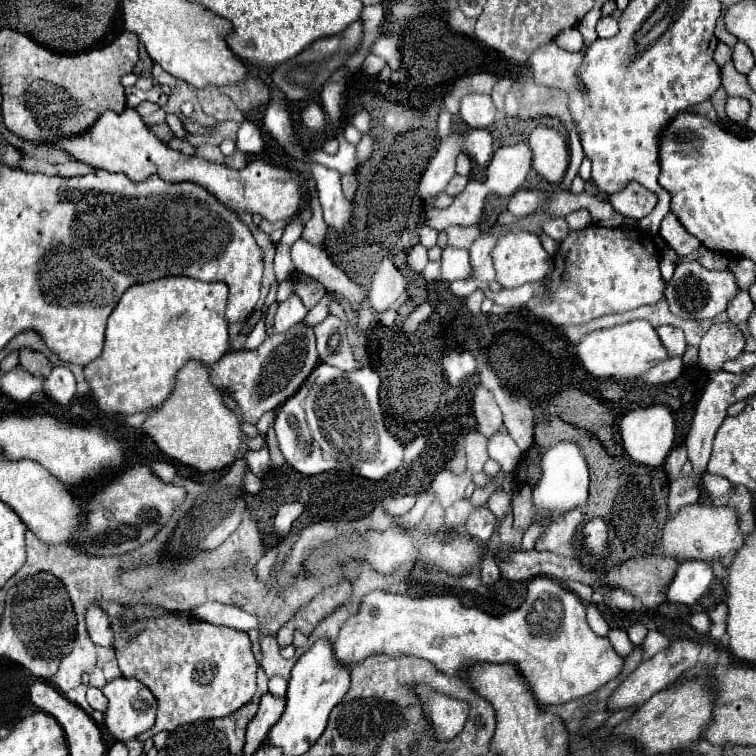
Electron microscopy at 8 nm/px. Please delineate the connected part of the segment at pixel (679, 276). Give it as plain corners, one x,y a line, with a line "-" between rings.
682,262
670,284
666,286
666,300
670,304
670,310
680,318
692,318
692,320
710,320
716,314
726,310
726,304
740,292
740,286
730,270
706,270
698,262

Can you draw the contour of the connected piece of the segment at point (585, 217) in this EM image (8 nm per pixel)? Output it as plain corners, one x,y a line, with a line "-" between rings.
576,210
576,212
566,216
566,222
572,230
578,230
578,228
582,230
582,228
588,228
592,224
592,216
588,210

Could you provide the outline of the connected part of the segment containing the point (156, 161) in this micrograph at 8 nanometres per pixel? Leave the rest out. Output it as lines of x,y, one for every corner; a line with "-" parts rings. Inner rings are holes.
126,108
124,112
104,112
98,122
84,136
62,138
54,142
52,148
66,150
76,160
106,170
106,172
122,172
132,182
142,182
150,176
160,176
164,182
192,182
208,190
222,206
232,212
250,212
260,214
268,222
290,218
300,208
300,184
288,170
266,164
262,160
250,162
242,170
232,170
224,164
208,162
198,156
186,156
178,150
172,150
164,144
142,120
136,108

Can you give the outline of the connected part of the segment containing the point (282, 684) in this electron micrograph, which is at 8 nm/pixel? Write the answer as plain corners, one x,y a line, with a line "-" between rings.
274,676
274,678
270,678
270,682
268,682
270,694
274,694
274,696
278,696
278,698
284,698
286,686
288,686
288,682
286,682
284,678
280,678
280,676

